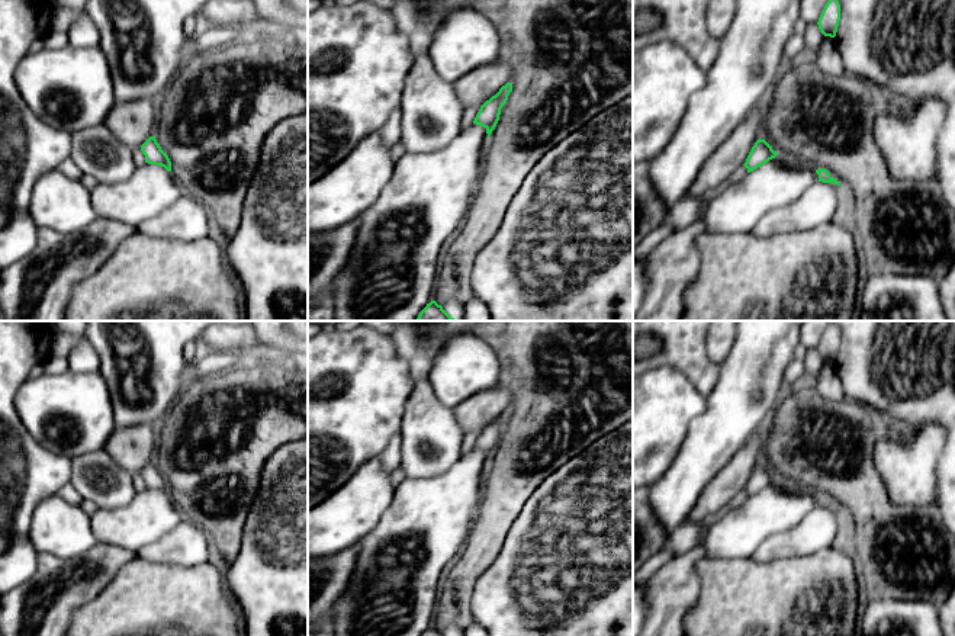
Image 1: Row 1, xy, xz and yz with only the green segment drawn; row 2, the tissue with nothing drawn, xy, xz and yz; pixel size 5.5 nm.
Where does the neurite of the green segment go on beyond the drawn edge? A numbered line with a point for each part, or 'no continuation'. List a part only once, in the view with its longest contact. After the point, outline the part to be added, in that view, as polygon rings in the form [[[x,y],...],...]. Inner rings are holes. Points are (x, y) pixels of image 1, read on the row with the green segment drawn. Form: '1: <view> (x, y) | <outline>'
no continuation

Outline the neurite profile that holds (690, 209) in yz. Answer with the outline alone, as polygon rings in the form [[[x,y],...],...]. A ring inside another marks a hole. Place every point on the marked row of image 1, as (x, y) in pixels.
[[[685,196],[663,215],[662,224],[671,227],[673,231],[678,231],[698,222],[700,218],[704,218],[705,209],[707,208],[702,205],[700,197]]]

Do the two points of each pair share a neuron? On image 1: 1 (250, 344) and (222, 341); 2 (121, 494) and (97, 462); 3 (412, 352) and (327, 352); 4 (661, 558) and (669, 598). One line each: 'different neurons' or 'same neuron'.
1: same neuron
2: same neuron
3: different neurons
4: different neurons

